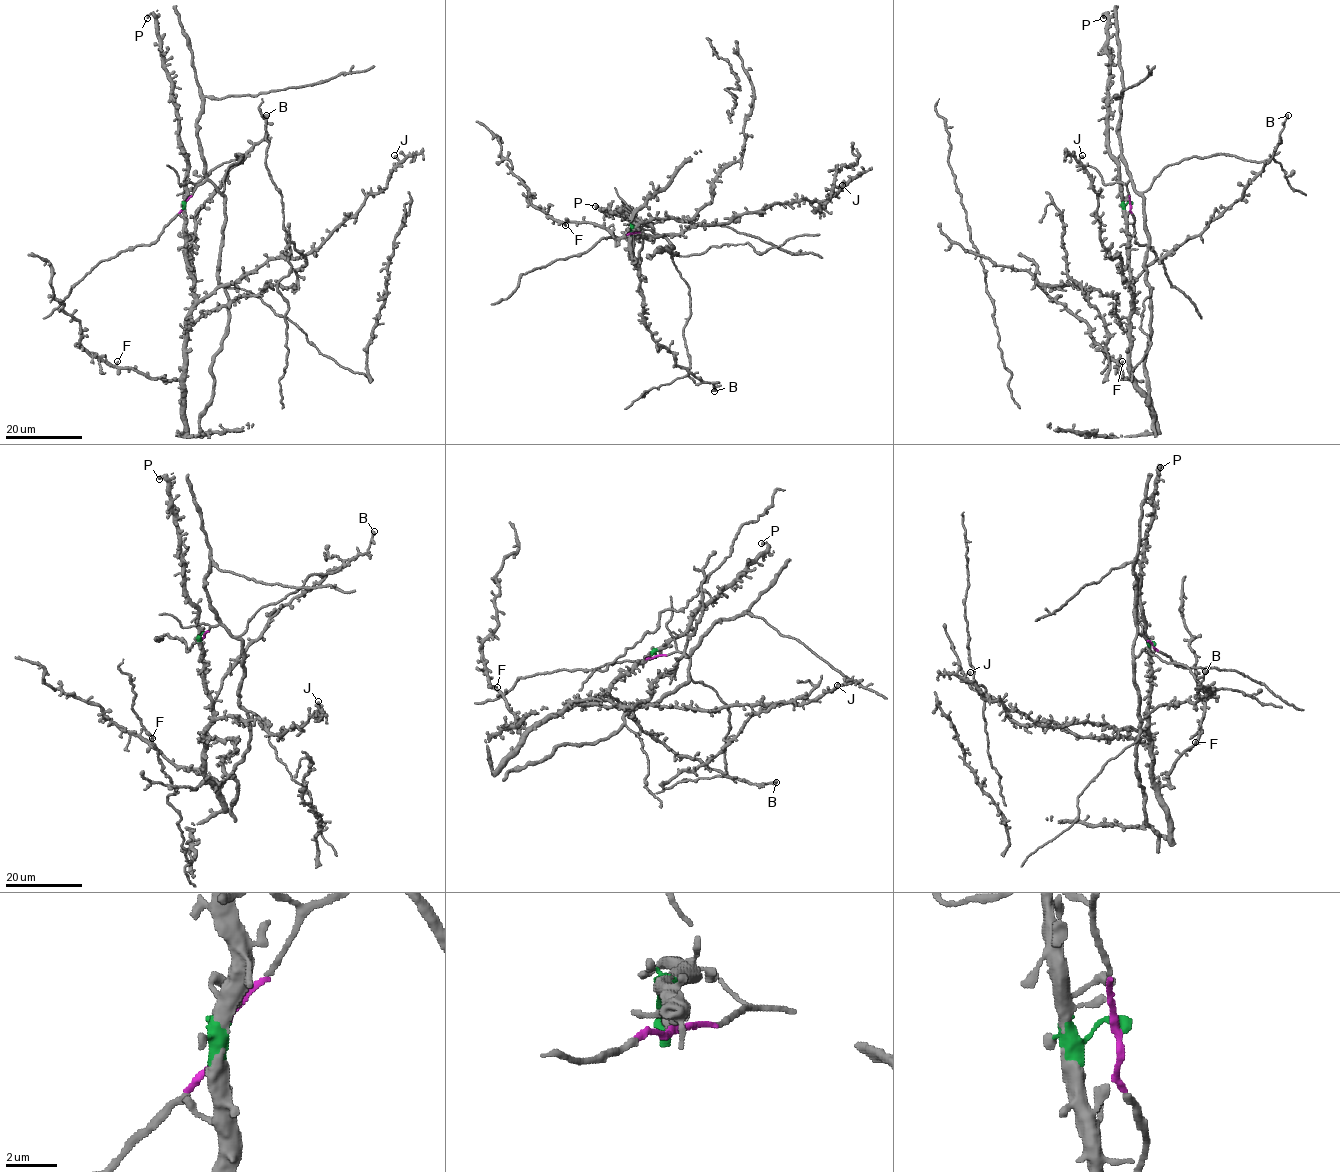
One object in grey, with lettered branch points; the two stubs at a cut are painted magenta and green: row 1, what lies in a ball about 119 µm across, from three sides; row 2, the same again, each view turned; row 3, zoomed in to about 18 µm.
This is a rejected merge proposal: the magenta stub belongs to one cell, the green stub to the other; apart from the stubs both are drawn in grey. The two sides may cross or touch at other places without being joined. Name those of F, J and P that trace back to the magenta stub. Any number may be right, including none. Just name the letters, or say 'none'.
none

